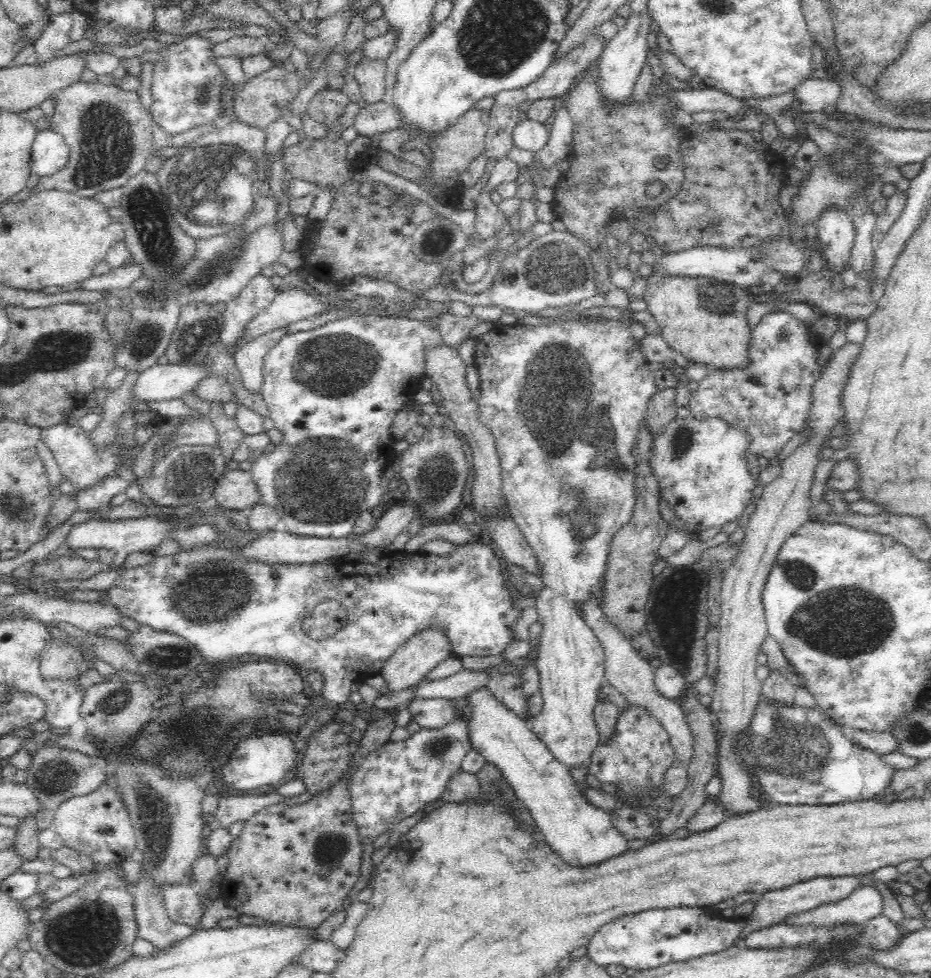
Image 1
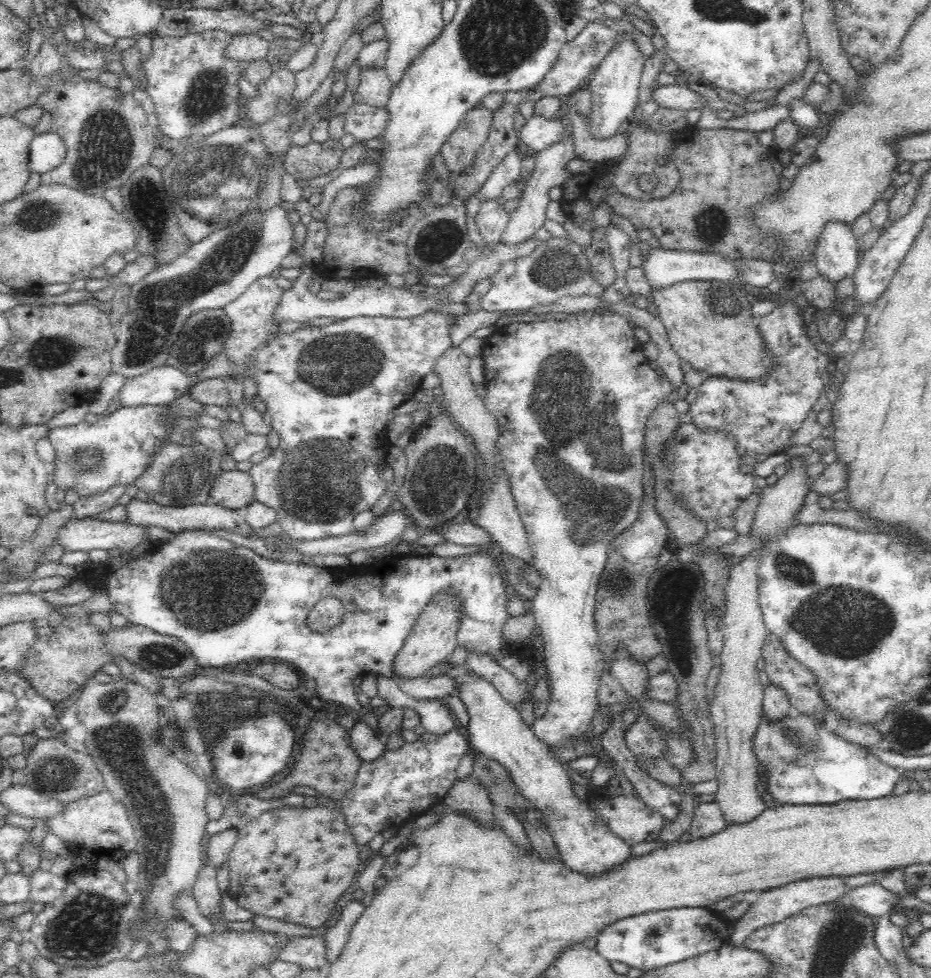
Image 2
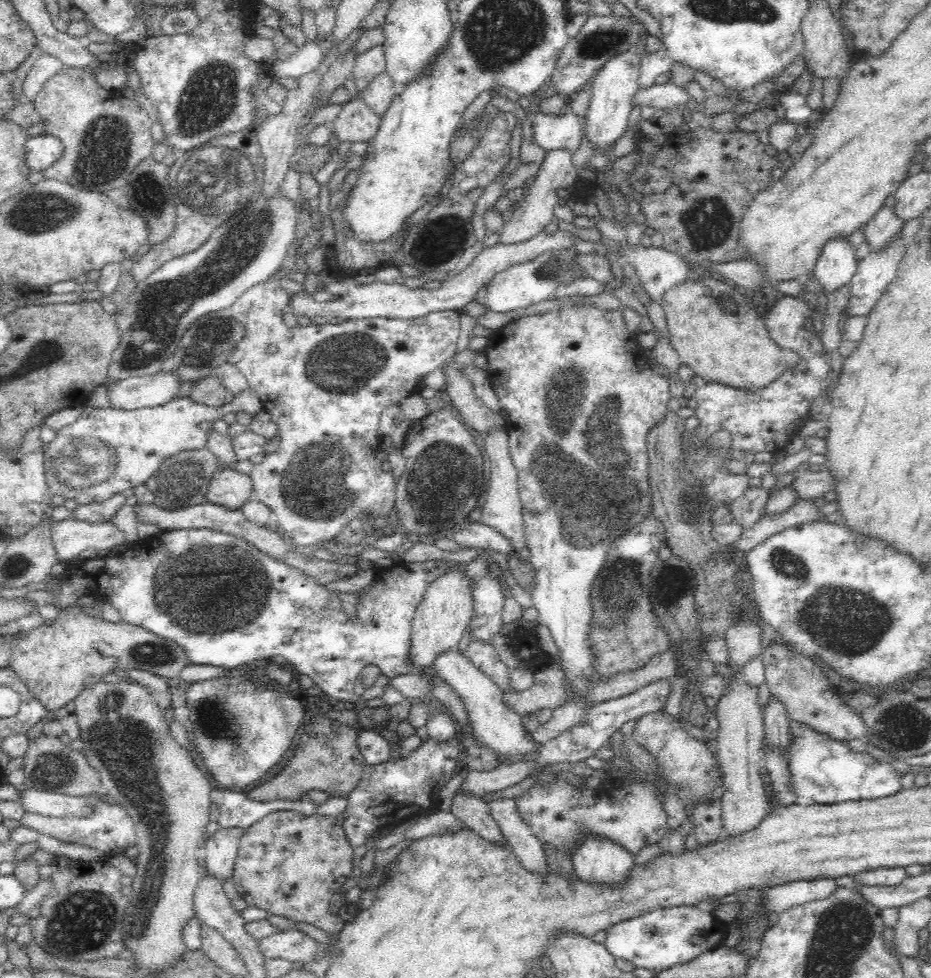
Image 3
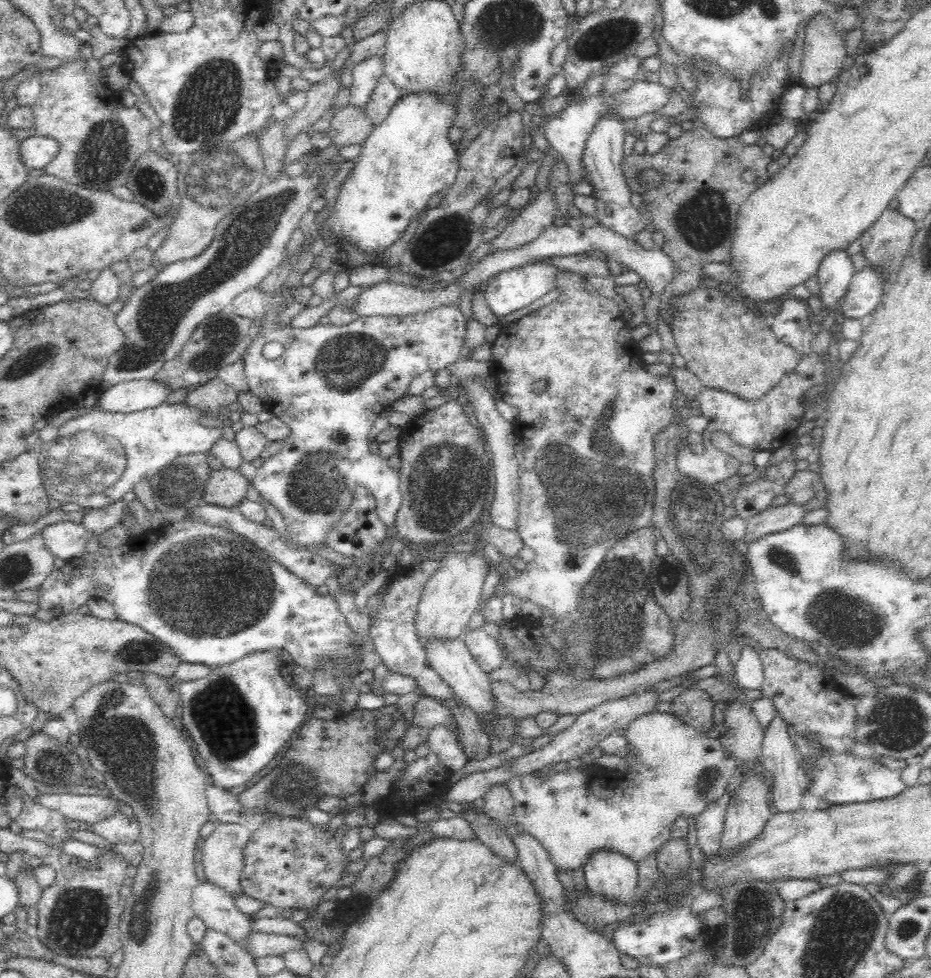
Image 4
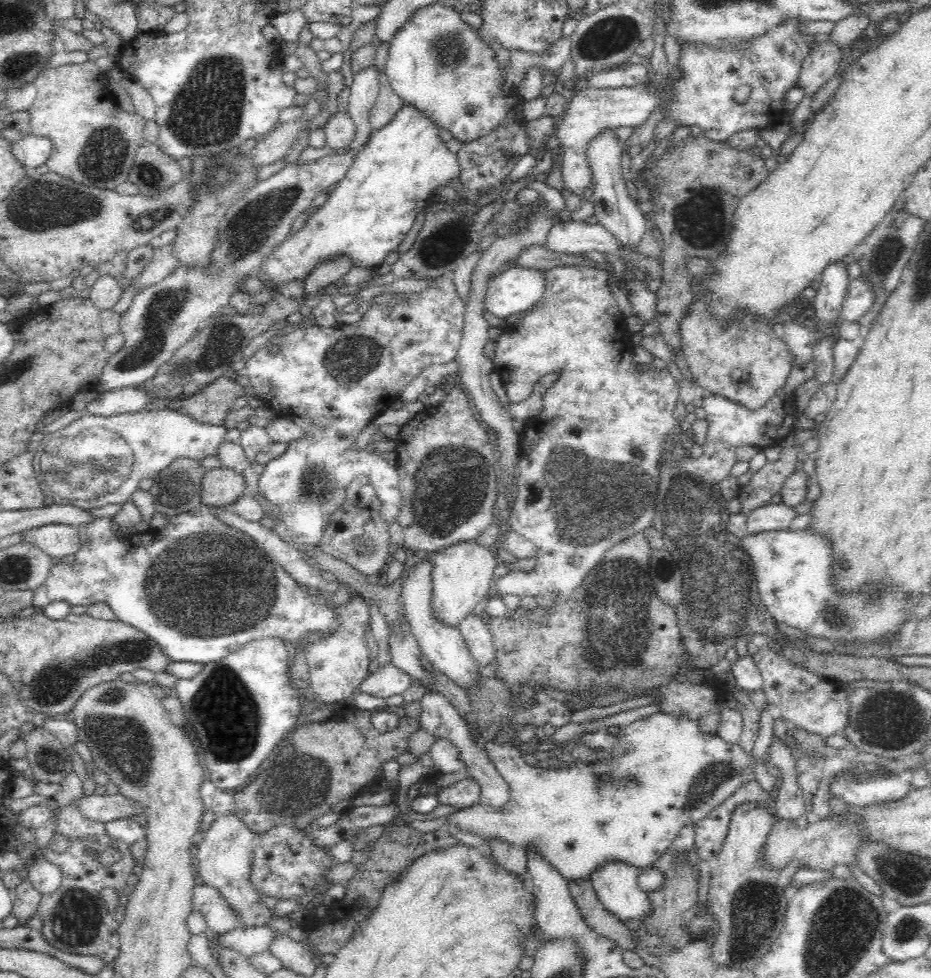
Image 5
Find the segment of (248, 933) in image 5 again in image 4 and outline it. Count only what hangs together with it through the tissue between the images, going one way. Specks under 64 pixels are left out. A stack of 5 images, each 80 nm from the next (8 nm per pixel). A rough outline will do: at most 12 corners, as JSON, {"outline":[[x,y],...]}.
{"outline":[[252,932],[245,950],[256,957],[304,949],[294,935]]}

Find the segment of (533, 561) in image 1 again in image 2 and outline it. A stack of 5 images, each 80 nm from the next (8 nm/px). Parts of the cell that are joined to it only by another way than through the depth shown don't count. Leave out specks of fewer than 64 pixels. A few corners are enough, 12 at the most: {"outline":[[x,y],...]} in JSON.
{"outline":[[498,467],[476,524],[497,554],[533,564],[504,471]]}

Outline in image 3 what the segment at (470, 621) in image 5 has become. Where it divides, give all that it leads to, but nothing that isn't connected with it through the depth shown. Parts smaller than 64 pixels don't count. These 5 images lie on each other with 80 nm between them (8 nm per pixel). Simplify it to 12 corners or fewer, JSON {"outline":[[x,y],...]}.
{"outline":[[471,642],[465,655],[504,691],[516,691],[512,670],[494,646]]}

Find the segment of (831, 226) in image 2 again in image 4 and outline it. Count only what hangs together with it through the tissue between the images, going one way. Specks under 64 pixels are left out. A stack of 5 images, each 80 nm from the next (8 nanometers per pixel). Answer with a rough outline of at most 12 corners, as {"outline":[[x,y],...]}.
{"outline":[[844,248],[828,252],[817,271],[813,304],[834,314],[855,272]]}

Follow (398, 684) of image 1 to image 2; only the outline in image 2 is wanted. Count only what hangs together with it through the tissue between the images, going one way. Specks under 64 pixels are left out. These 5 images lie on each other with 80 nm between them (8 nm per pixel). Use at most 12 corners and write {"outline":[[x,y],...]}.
{"outline":[[436,596],[395,657],[397,682],[427,675],[458,646],[455,596]]}

